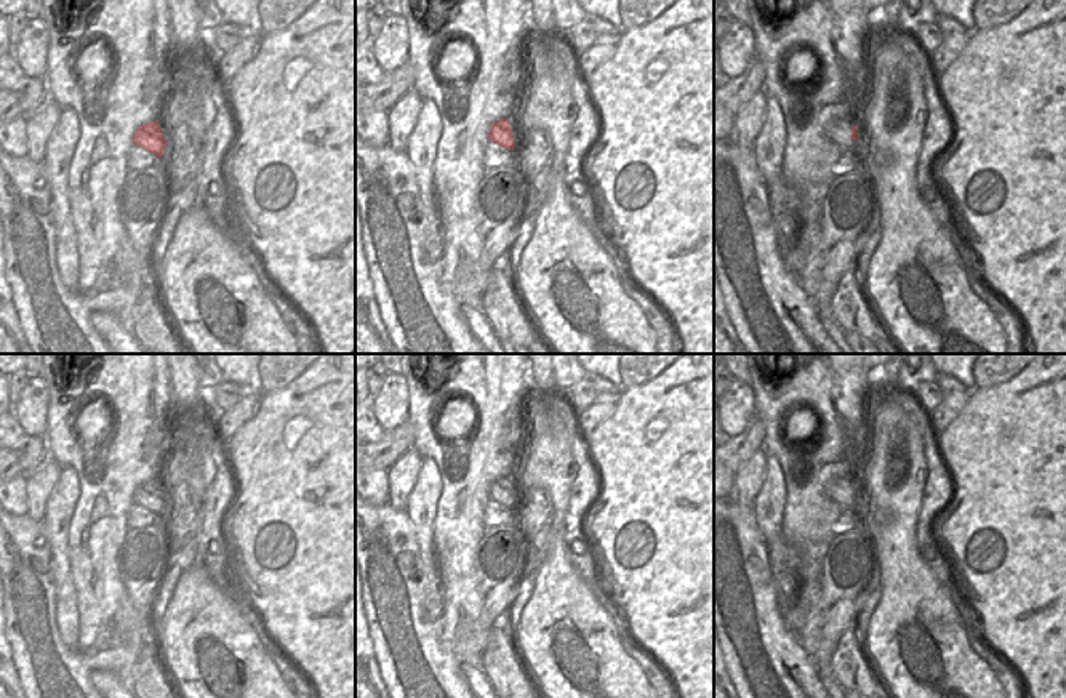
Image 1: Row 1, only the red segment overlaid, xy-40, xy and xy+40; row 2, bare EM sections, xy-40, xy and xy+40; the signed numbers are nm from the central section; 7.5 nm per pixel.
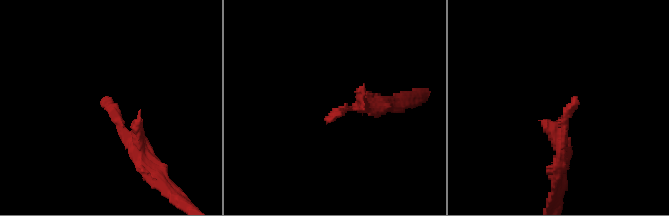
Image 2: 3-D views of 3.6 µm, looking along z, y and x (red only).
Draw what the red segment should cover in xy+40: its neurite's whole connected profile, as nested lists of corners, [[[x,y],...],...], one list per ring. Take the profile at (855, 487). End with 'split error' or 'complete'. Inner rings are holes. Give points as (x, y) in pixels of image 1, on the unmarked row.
[[[847,474],[839,479],[832,479],[828,487],[828,496],[842,506],[856,506],[858,485],[853,480],[853,474]]] | split error

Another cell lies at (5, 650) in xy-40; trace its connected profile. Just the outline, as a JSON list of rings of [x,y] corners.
[[[0,578],[0,679],[13,671],[11,647],[5,637],[5,610],[2,607],[2,578]]]

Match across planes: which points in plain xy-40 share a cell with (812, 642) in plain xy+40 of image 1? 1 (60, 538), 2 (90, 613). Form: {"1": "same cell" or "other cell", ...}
{"1": "other cell", "2": "same cell"}

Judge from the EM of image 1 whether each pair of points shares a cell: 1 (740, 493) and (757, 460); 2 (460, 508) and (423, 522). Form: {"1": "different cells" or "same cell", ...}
{"1": "same cell", "2": "different cells"}

